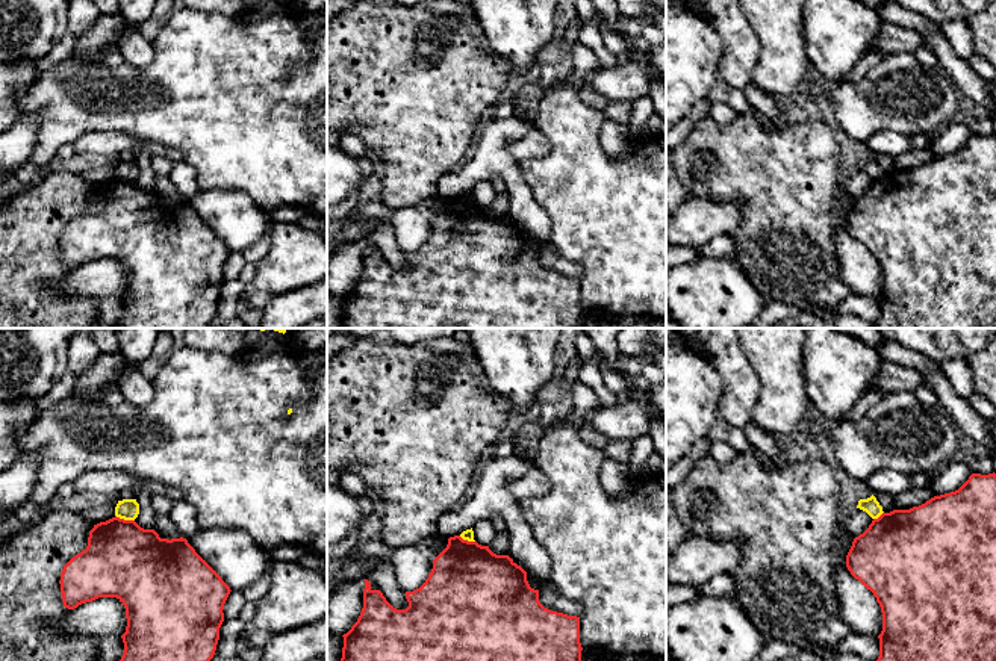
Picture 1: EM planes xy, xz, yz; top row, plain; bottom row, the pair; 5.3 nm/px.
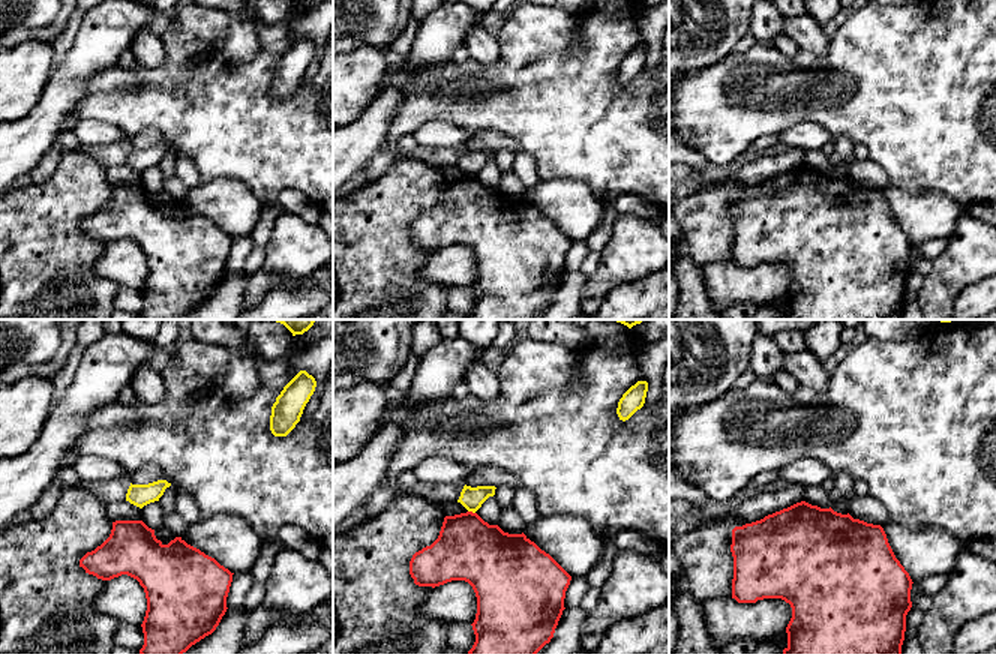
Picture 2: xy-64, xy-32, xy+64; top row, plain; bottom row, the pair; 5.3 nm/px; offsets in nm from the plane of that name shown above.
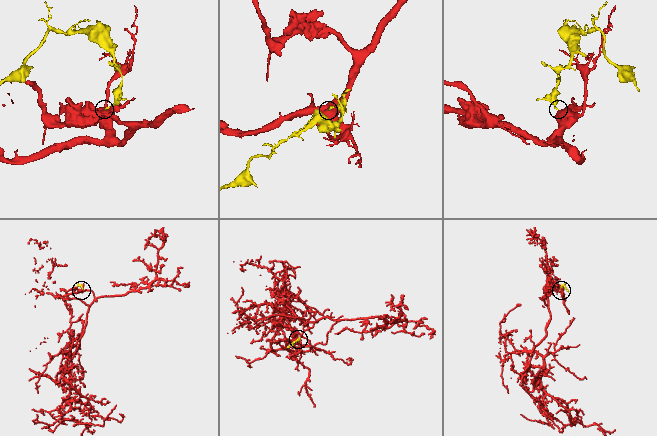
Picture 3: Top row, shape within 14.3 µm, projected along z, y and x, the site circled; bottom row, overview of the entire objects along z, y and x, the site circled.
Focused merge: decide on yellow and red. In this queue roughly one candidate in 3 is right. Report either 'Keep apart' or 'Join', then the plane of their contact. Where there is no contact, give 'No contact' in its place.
Keep apart. Touches yellow in xy

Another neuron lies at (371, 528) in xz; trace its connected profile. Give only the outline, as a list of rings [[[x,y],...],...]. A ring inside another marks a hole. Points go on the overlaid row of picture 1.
[[[378,507],[368,513],[360,525],[357,545],[381,538],[383,523],[384,520],[381,519]]]

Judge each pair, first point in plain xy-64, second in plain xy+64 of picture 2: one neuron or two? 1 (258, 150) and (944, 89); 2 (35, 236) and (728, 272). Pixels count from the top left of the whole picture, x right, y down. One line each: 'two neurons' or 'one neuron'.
1: one neuron
2: two neurons

